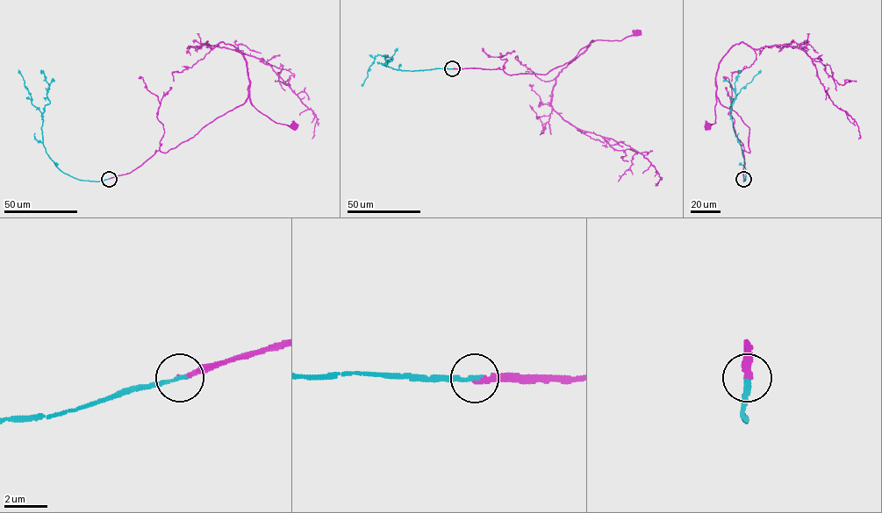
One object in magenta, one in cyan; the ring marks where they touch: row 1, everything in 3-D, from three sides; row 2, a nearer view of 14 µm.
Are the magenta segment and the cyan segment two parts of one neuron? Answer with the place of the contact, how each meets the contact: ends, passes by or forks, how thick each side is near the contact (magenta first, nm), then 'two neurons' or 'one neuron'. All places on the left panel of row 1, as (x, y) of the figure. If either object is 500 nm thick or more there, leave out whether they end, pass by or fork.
place (109, 179); magenta ends; cyan ends; calibres 200 and 190 nm; one neuron

